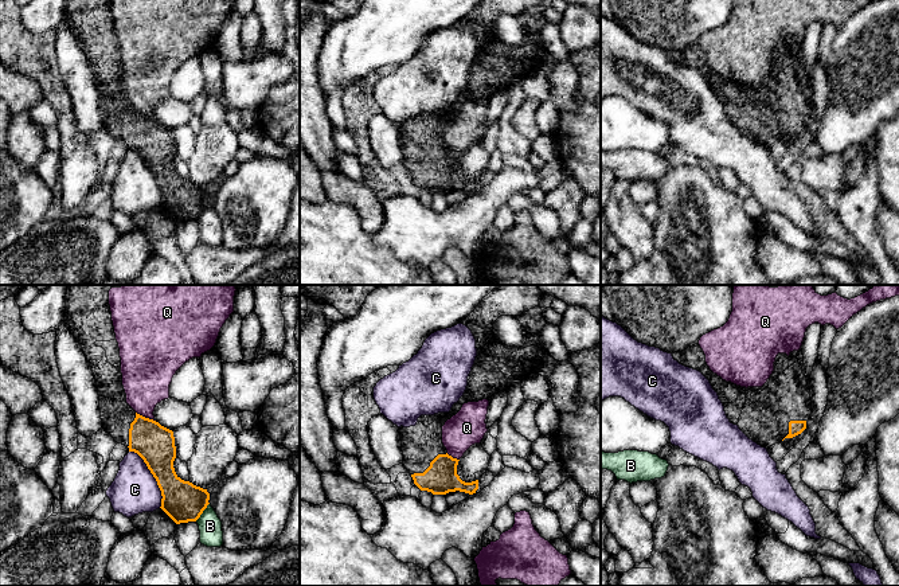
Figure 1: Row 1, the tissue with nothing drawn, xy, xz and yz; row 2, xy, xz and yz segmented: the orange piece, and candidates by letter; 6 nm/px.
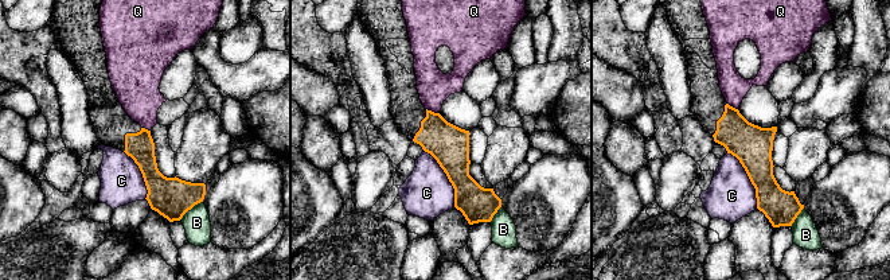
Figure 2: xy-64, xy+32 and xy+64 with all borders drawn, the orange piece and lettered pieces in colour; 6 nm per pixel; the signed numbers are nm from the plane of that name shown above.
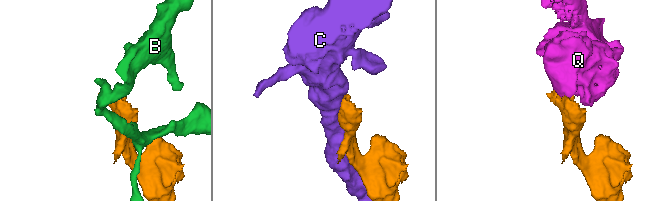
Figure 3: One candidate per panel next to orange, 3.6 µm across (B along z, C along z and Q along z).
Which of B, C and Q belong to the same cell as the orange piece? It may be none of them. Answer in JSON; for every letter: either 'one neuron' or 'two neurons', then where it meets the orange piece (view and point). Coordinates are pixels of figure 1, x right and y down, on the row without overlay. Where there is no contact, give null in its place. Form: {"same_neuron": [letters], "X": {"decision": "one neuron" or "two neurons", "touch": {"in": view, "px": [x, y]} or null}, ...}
{"same_neuron": [], "B": {"decision": "two neurons", "touch": {"in": "xy", "px": [202, 211]}}, "C": {"decision": "two neurons", "touch": {"in": "xy", "px": [153, 175]}}, "Q": {"decision": "two neurons", "touch": {"in": "xy", "px": [144, 116]}}}

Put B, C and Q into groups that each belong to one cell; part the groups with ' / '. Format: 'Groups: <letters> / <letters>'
Groups: B / C / Q

